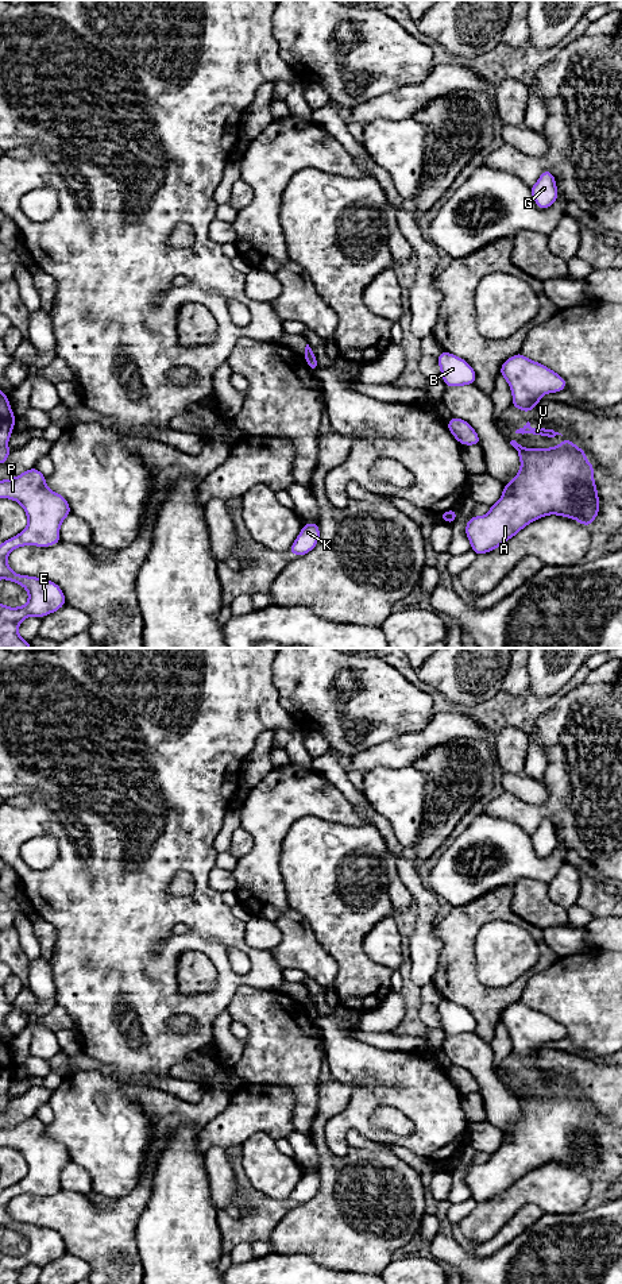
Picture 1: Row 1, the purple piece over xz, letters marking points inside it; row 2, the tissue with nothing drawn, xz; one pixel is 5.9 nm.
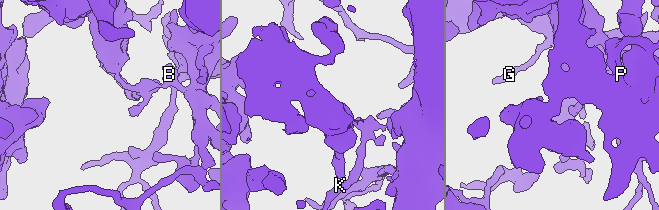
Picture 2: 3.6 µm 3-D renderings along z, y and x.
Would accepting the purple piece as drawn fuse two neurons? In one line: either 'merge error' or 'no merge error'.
merge error

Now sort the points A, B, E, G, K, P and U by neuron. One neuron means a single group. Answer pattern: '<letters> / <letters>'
A B G K U / E P

